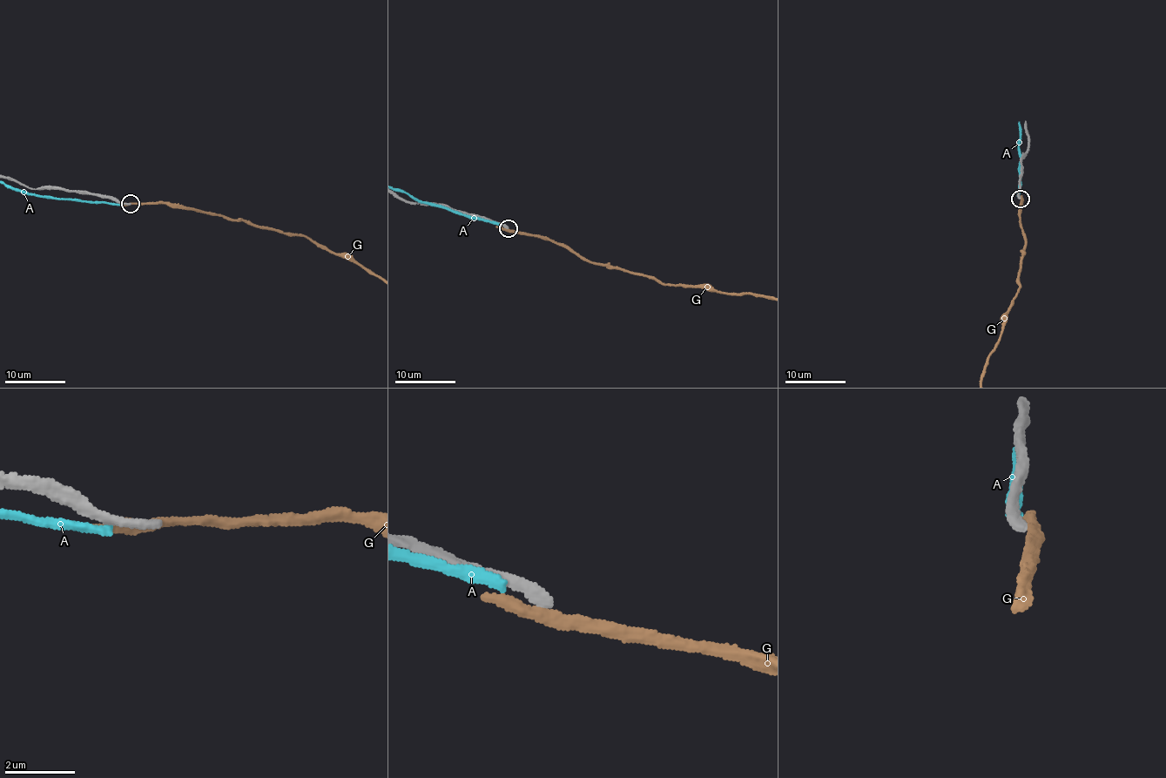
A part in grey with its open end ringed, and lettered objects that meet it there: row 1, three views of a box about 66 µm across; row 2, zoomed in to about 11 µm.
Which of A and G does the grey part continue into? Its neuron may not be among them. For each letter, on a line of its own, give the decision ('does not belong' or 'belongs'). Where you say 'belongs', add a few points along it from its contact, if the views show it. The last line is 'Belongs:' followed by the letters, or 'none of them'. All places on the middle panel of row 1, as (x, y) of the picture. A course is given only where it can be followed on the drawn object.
A: does not belong
G: does not belong
Belongs: none of them

